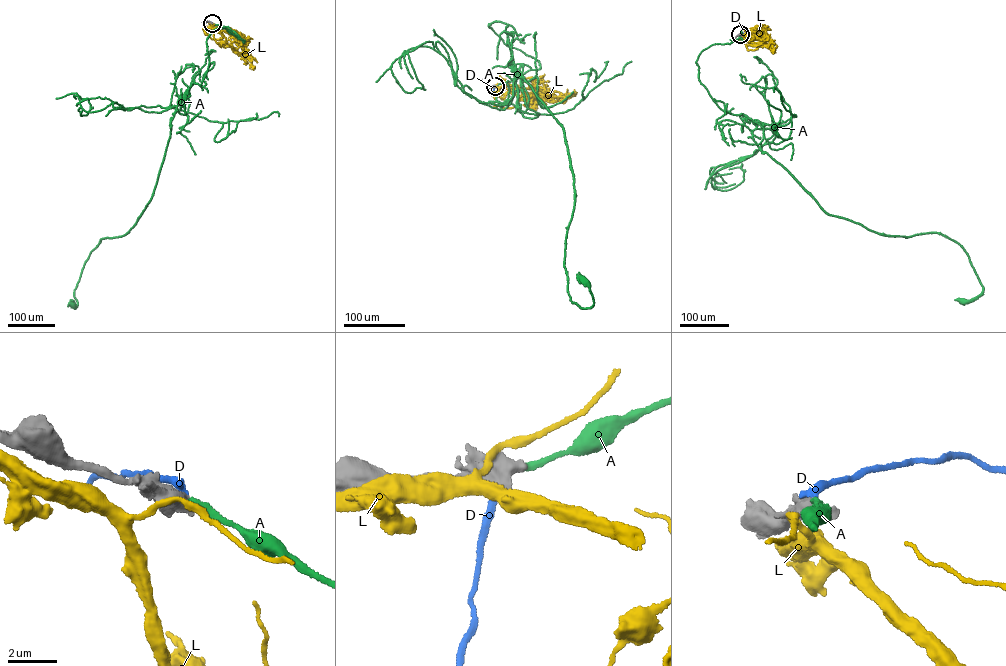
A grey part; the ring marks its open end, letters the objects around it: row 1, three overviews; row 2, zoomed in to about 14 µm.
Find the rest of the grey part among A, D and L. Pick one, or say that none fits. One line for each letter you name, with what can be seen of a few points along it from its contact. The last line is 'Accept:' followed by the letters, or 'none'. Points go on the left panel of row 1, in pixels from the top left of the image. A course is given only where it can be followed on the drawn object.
A: course (212, 23), (244, 42), (207, 37), (150, 200), (92, 250), (73, 303)
Accept: A

